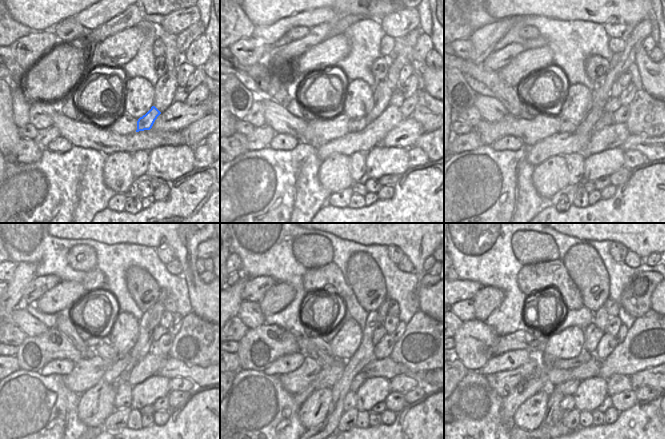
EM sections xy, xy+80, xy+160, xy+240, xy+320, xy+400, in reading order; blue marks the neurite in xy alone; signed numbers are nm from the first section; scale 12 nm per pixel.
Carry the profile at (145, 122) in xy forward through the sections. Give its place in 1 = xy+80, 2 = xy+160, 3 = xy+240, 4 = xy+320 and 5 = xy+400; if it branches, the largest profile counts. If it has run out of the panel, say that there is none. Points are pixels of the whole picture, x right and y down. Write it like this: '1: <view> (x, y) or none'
1: xy+80 (354, 125)
2: xy+160 (566, 125)
3: xy+240 (107, 351)
4: xy+320 (325, 348)
5: xy+400 (520, 340)

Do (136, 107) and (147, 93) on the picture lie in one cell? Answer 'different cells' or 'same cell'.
same cell

